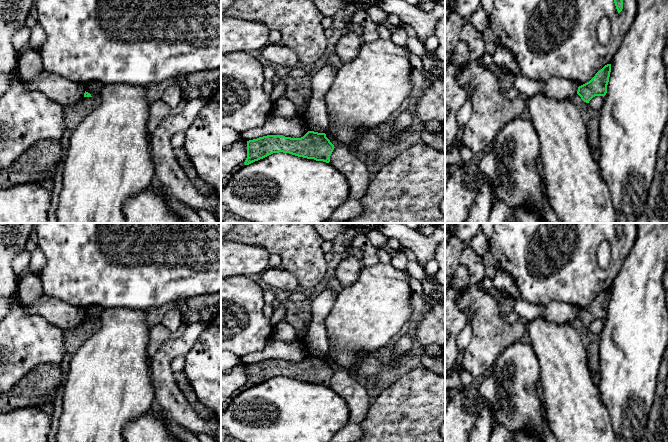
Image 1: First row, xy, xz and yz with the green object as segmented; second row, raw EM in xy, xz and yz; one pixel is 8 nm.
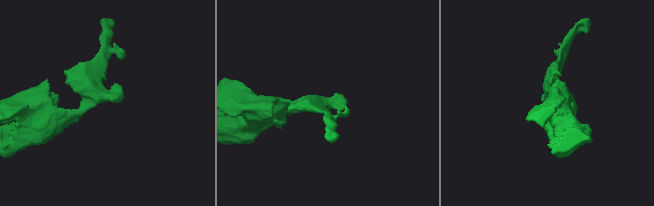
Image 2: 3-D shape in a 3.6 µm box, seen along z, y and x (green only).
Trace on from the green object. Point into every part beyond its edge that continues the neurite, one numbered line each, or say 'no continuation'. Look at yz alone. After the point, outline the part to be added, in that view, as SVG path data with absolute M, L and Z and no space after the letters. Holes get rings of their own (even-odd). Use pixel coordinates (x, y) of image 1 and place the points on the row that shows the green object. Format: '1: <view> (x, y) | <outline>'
no continuation

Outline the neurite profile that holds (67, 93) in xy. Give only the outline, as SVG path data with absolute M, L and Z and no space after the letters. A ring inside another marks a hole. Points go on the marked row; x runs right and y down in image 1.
M45 70L30 80L24 80L24 84L29 89L42 91L64 109L81 101L85 93L84 85Z

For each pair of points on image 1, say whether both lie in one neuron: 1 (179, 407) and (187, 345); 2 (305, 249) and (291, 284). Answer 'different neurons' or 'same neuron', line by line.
1: same neuron
2: different neurons

